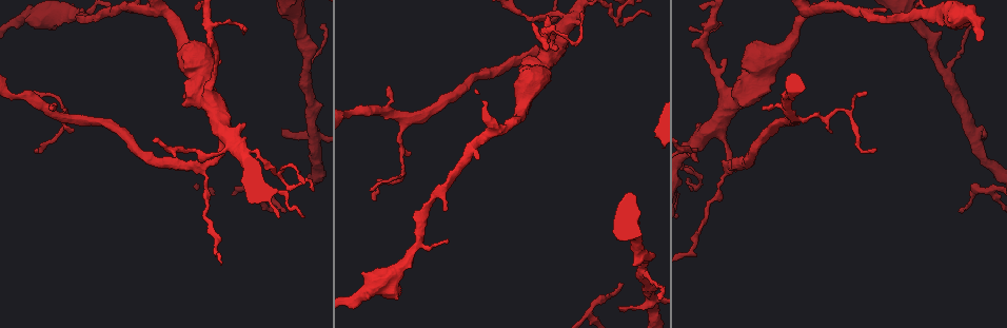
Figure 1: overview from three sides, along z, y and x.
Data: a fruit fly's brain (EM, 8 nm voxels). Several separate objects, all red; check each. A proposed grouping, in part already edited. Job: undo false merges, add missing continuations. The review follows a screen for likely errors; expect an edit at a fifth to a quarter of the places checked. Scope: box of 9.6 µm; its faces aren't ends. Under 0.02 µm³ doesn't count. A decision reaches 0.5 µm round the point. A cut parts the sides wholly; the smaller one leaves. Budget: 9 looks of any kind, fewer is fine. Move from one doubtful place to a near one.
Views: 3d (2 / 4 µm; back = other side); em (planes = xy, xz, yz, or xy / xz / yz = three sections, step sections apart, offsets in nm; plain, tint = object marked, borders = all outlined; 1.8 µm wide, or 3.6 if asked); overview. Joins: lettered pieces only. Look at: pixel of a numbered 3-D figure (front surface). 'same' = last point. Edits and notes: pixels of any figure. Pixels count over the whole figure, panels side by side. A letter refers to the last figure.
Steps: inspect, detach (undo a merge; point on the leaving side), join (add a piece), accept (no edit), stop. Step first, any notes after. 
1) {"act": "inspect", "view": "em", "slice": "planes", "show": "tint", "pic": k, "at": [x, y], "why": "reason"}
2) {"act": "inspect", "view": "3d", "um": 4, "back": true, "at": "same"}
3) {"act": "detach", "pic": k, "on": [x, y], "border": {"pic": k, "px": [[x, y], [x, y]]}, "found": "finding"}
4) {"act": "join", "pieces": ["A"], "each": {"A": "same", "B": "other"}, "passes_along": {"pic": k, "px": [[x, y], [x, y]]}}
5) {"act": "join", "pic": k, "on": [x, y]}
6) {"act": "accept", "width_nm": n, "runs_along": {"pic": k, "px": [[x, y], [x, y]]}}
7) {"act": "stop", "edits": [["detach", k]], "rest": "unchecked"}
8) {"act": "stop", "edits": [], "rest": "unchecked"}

{"act": "inspect", "view": "em", "um": 3.6, "slice": "xy", "step": 8, "show": "tint", "pic": 1, "at": [209, 102], "why": "sudden change in width"}

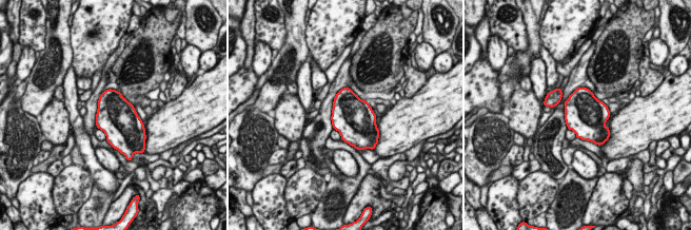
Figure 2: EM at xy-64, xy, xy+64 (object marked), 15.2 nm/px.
{"act": "inspect", "view": "em", "um": 3.6, "slice": "planes", "show": "borders", "at": "same", "why": "another direction"}

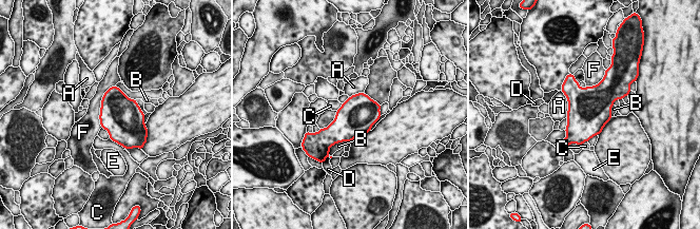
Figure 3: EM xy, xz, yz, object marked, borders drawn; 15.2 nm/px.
{"act": "accept", "each": {"A": "other", "B": "other", "C": "other", "D": "other", "E": "other", "F": "other"}, "border": {"pic": 3, "px": [[109, 138], [124, 148]]}, "found": "all the same cell"}

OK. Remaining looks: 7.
{"act": "inspect", "view": "3d", "um": 2, "pic": 1, "at": [284, 170], "why": "sharp bend"}

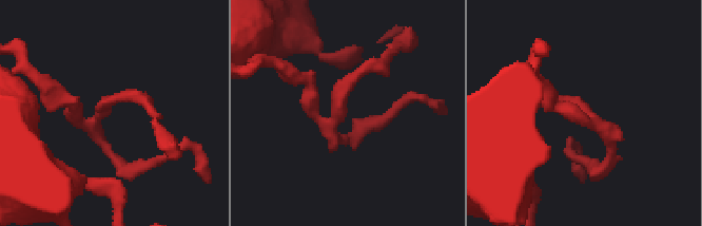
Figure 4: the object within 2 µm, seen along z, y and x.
{"act": "inspect", "view": "em", "slice": "xy", "step": 16, "show": "tint", "pic": 4, "at": [103, 104], "why": "need the tissue"}

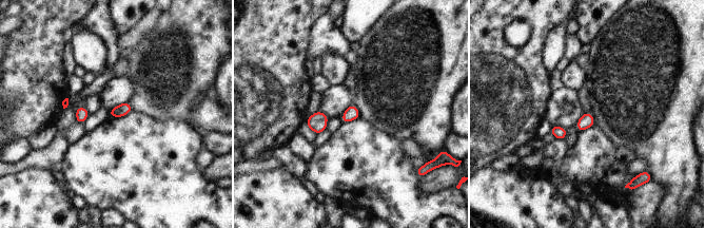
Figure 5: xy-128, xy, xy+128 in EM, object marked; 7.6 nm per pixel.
{"act": "inspect", "view": "em", "slice": "planes", "show": "borders", "at": "same"}

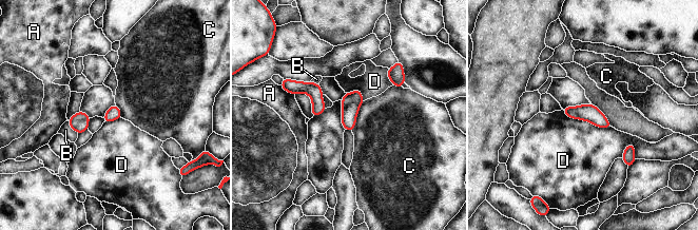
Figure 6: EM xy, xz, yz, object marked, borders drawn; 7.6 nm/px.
{"act": "accept", "width_nm": 110, "longest_contact_nm": ["D", 420], "each": {"A": "other", "B": "other", "C": "other", "D": "other"}, "found": "all the same cell"}

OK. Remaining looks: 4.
{"act": "inspect", "view": "em", "slice": "yz", "step": 4, "show": "borders", "pic": 1, "at": [408, 155]}

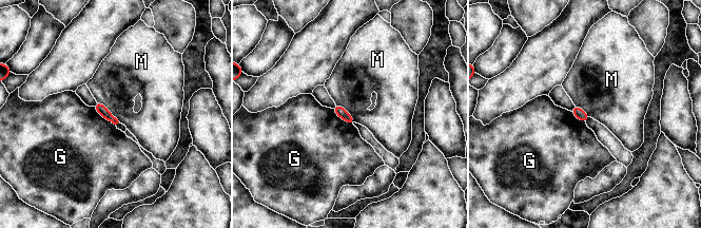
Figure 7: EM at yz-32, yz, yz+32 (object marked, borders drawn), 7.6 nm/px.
{"act": "inspect", "view": "em", "slice": "planes", "show": "borders", "at": "same"}

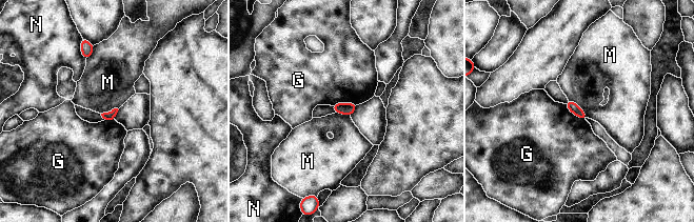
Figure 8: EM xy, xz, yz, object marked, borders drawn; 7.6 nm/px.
{"act": "accept", "longest_contact_nm": ["M", 220], "each": {"G": "other", "M": "other", "N": "other"}, "border": {"pic": 8, "px": [[568, 99], [571, 99], [588, 117]]}, "found": "none of them fits"}

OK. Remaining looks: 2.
{"act": "inspect", "view": "em", "um": 3.6, "slice": "planes", "show": "borders", "pic": 1, "at": [222, 149], "why": "sharp bend"}

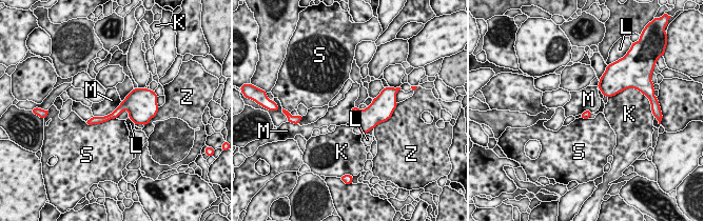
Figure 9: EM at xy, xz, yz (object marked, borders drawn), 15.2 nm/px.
{"act": "accept", "each": {"K": "other", "L": "other", "M": "other", "S": "other", "Z": "other"}, "runs_along": {"pic": 9, "px": [[144, 108], [122, 106], [90, 122]]}, "found": "all the same cell"}

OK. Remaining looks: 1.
{"act": "stop", "edits": [], "rest": "unchecked"}

